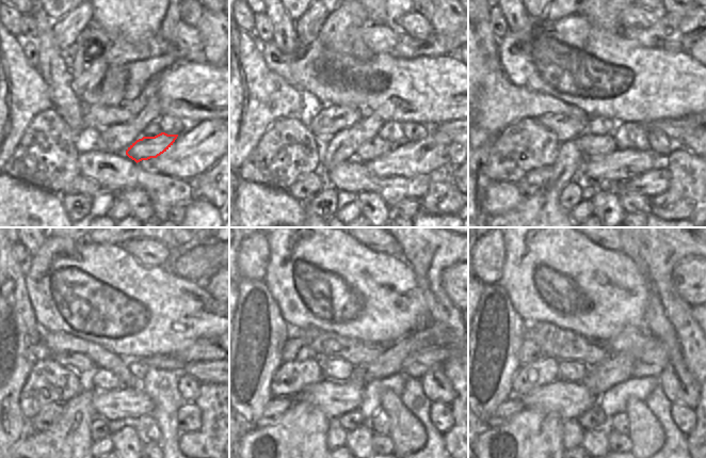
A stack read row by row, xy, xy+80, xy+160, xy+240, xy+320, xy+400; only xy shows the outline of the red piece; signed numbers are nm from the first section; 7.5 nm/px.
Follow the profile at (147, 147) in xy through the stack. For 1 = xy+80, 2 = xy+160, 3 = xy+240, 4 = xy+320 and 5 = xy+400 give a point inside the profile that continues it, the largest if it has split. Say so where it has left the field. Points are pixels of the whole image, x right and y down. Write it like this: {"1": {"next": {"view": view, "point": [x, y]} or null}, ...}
{"1": {"next": {"view": "xy+80", "point": [374, 147]}}, "2": {"next": {"view": "xy+160", "point": [592, 145]}}, "3": {"next": {"view": "xy+240", "point": [100, 379]}}, "4": {"next": {"view": "xy+320", "point": [337, 370]}}, "5": {"next": {"view": "xy+400", "point": [568, 370]}}}

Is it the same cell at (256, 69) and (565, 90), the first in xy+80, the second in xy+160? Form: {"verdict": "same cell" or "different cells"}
{"verdict": "different cells"}

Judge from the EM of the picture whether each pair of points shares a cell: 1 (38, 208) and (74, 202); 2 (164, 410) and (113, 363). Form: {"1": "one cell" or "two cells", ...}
{"1": "two cells", "2": "two cells"}

